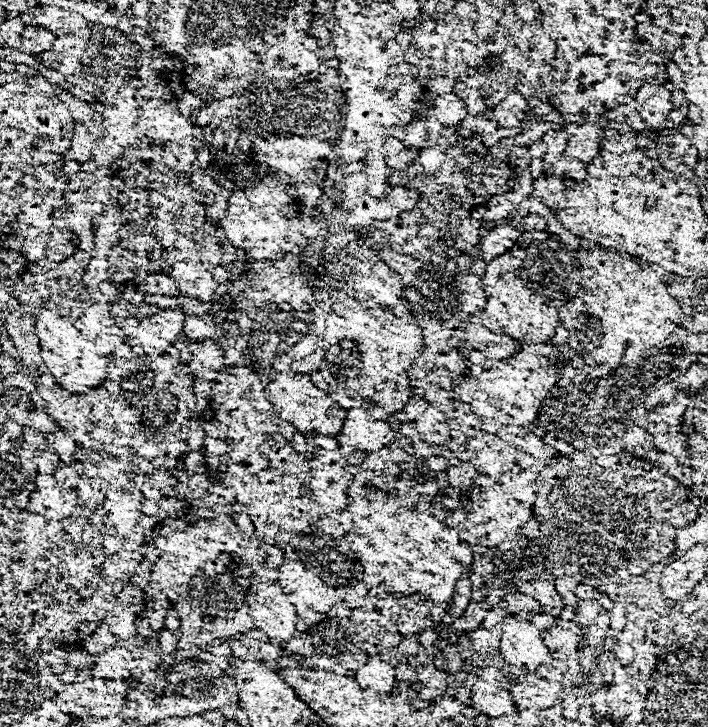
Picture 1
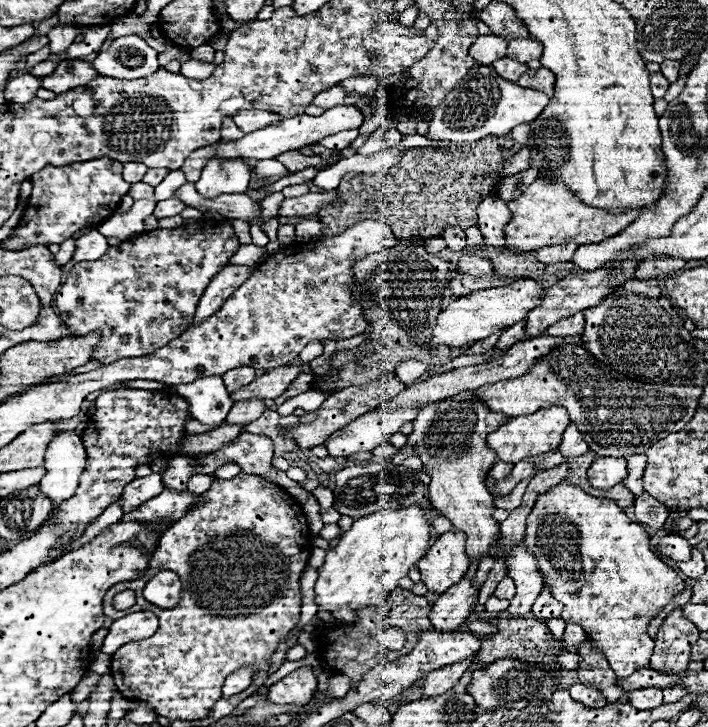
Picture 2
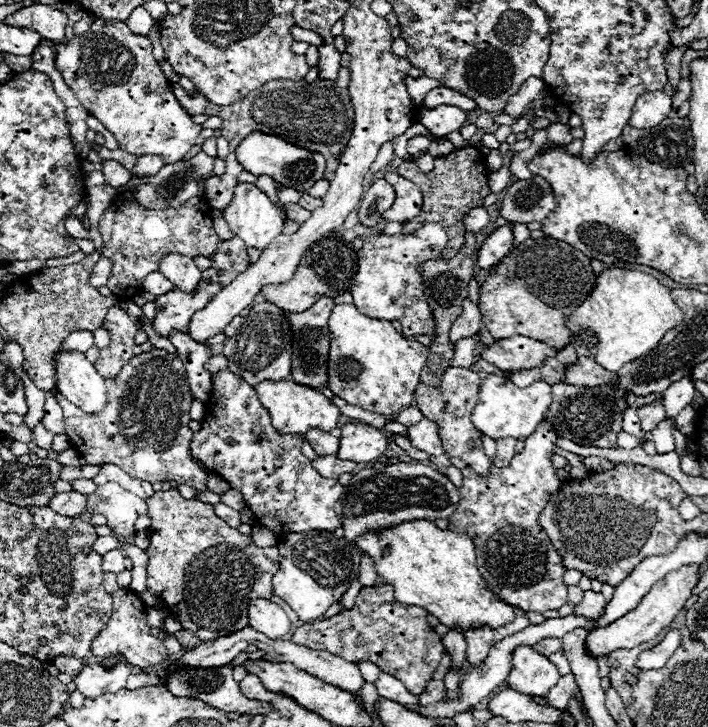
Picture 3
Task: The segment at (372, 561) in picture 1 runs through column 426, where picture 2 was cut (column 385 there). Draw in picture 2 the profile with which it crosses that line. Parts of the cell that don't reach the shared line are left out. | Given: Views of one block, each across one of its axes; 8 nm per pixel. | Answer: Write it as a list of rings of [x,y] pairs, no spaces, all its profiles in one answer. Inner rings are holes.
[[[418,506],[398,512],[376,512],[356,520],[340,542],[326,552],[326,560],[318,568],[320,576],[314,588],[314,602],[320,606],[320,612],[332,614],[338,608],[362,610],[380,606],[398,586],[398,580],[426,554],[428,540],[430,526]]]

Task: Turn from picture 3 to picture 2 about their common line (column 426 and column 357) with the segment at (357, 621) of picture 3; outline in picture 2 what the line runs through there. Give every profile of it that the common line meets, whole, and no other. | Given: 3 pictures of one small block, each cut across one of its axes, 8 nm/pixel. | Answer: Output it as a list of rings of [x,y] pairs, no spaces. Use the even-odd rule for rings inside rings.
[[[396,588],[388,600],[378,606],[378,608],[368,608],[368,610],[358,610],[358,622],[352,622],[352,624],[342,624],[342,626],[334,626],[334,628],[328,628],[328,630],[322,630],[324,636],[318,640],[320,642],[320,648],[326,650],[326,656],[322,656],[324,664],[332,670],[332,672],[338,672],[338,674],[344,674],[344,676],[350,676],[352,678],[352,686],[356,682],[360,682],[360,678],[372,670],[372,666],[380,666],[384,662],[392,662],[404,654],[408,654],[416,642],[418,642],[418,634],[420,630],[428,630],[432,628],[430,624],[430,612],[432,612],[432,604],[424,598],[424,596],[416,596],[412,594],[410,590],[402,590],[402,588]],[[390,626],[398,626],[404,630],[406,634],[406,644],[402,650],[388,650],[378,638],[376,634],[384,628],[390,628]]]

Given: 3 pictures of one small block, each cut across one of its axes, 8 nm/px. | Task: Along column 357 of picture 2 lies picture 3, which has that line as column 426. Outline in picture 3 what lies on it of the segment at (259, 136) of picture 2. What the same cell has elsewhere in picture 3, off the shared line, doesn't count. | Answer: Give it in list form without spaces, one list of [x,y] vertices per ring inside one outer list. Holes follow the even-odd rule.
[[[442,104],[442,106],[436,106],[434,110],[420,108],[418,122],[424,128],[428,128],[434,136],[448,136],[450,132],[456,132],[464,126],[466,114],[464,114],[464,110],[460,110],[456,106]]]

